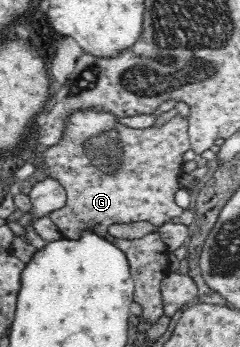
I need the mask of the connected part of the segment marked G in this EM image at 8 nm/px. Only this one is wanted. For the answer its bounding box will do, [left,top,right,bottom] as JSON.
[39,108,190,239]

